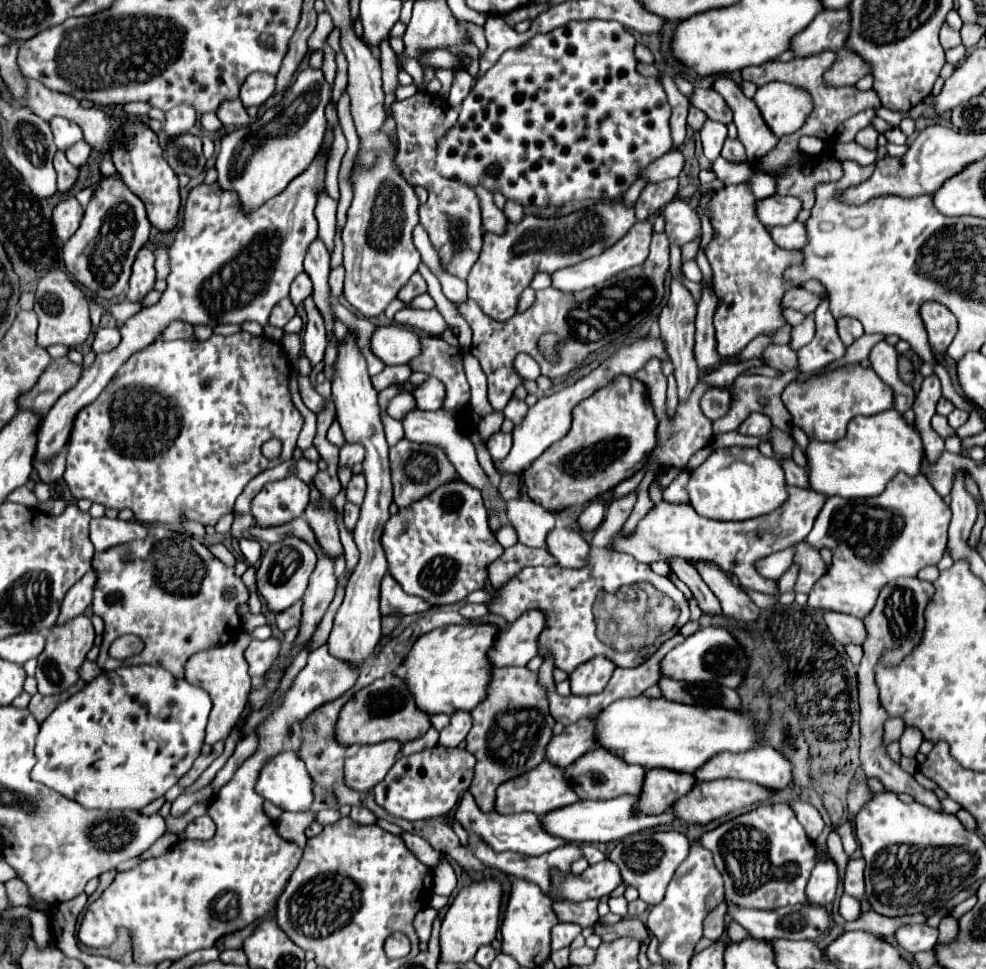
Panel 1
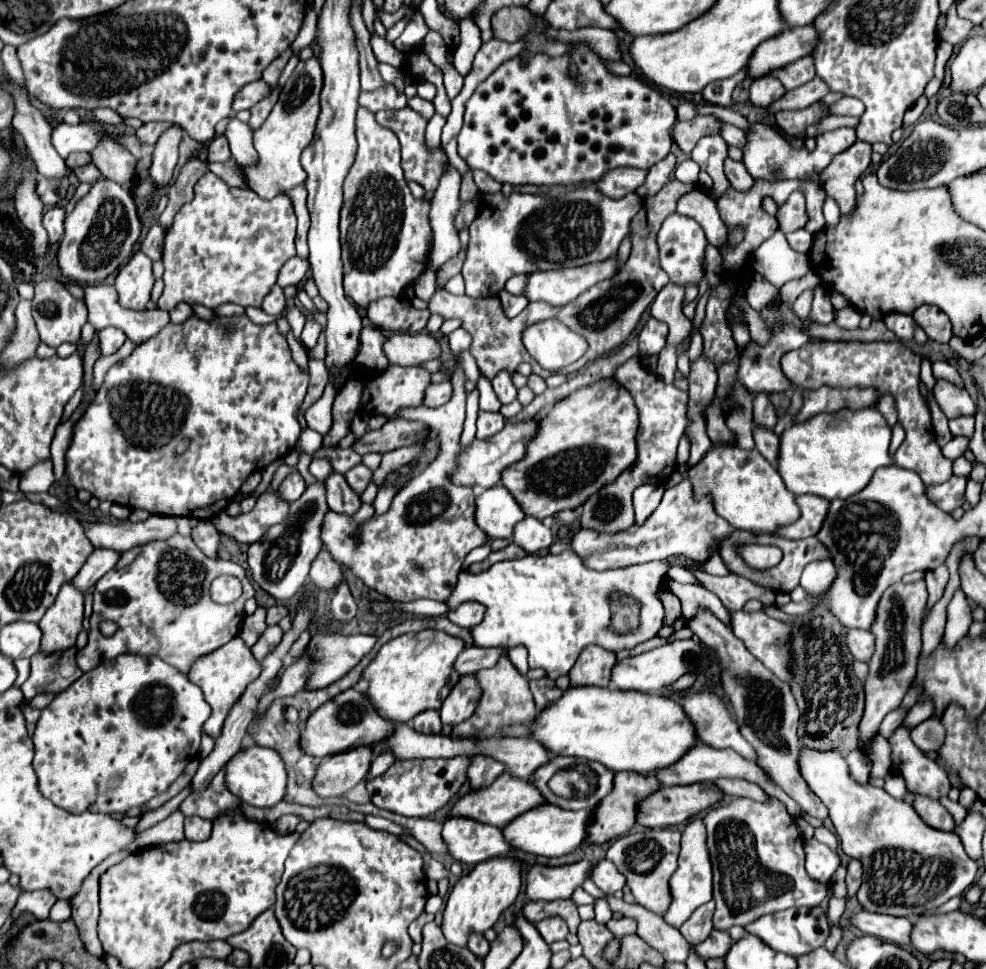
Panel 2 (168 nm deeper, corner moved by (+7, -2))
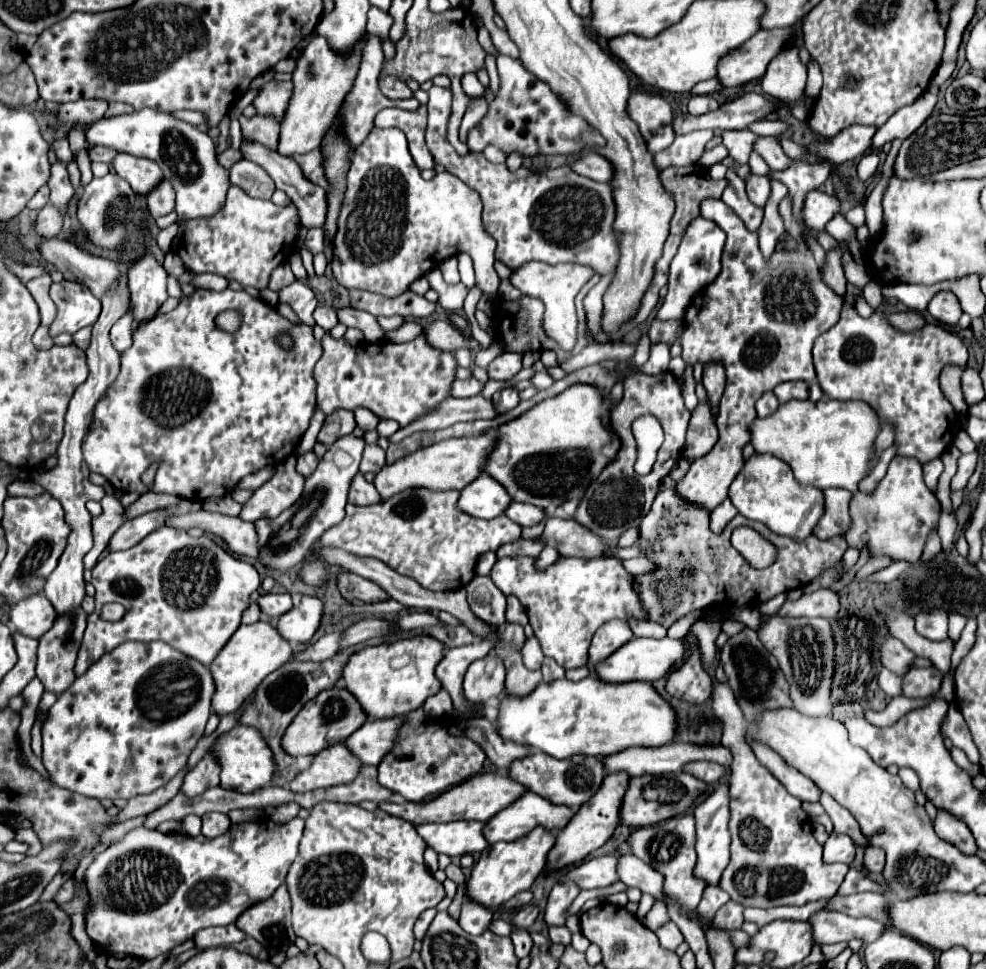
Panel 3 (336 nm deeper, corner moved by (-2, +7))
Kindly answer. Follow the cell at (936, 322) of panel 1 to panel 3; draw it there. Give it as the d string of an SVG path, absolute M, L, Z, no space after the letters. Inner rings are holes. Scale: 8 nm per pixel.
M940 291L928 303L928 313L934 319L946 323L946 325L956 325L960 315L962 315L962 309L960 309L960 301L958 301L958 297L954 293Z

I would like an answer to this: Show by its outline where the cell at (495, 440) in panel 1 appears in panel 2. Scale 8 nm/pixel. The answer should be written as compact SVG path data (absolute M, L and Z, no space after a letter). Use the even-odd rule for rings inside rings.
M479 412L477 420L477 440L489 440L505 426L505 418L497 412Z

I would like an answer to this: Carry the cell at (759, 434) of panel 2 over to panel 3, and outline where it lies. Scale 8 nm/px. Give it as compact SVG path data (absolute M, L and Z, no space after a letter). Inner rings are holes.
M772 391L764 393L764 395L758 399L758 403L756 403L758 415L770 415L770 411L774 411L774 407L778 407L778 399L776 399L776 395L774 395Z

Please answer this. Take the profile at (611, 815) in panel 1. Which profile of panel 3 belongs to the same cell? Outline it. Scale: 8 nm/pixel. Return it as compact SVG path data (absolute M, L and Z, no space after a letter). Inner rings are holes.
M524 793L512 805L498 811L482 829L486 841L490 845L498 841L514 841L522 835L530 833L536 825L544 825L550 829L562 829L568 819L572 819L574 811L566 805L552 805L550 801Z

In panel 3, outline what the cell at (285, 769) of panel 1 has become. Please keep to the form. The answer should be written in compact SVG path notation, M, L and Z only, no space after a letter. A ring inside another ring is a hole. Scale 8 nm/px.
M246 725L232 727L232 731L218 735L208 751L220 765L220 787L224 789L250 793L272 781L272 773L274 773L272 755L266 747L266 741L258 731L254 731L254 727L246 727Z

